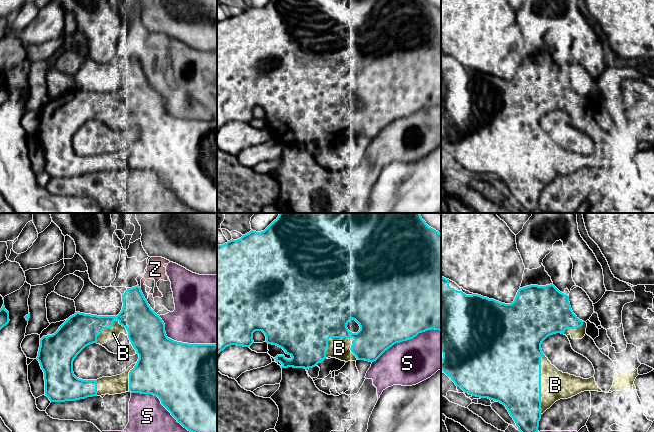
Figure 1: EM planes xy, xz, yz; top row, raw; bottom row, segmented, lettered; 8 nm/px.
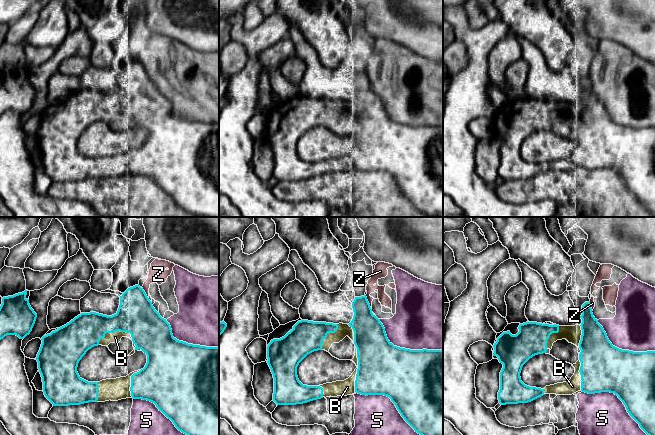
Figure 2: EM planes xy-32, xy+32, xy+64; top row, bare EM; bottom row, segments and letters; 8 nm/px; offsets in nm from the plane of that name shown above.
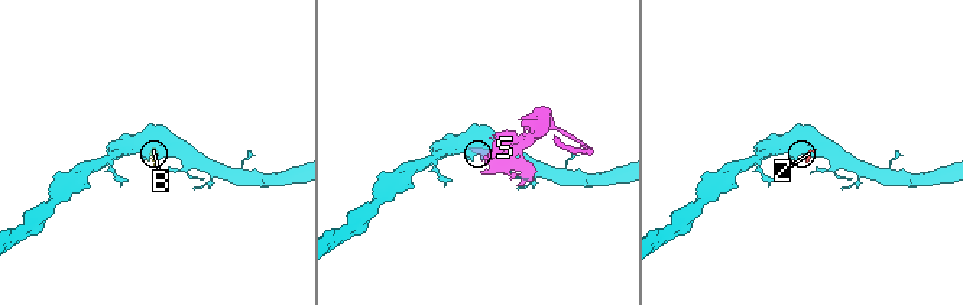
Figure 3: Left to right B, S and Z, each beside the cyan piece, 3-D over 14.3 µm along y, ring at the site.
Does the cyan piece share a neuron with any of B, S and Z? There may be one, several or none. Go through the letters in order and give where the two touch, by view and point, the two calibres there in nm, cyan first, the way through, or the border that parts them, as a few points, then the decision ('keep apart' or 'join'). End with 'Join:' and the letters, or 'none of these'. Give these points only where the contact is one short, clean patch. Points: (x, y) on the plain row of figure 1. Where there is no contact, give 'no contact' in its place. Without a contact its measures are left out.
B: meets cyan in xz at (350, 113); 340 nm thick on the cyan side, 170 nm on the other; join
S: meets cyan in xy at (166, 184); 500 nm thick on the cyan side, 460 nm on the other; keep apart
Z: meets cyan in xy at (142, 70); 280 nm thick on the cyan side, 140 nm on the other; border along xy (139, 63), (146, 76); keep apart
Join: B

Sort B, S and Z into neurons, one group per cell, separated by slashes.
B / S Z

